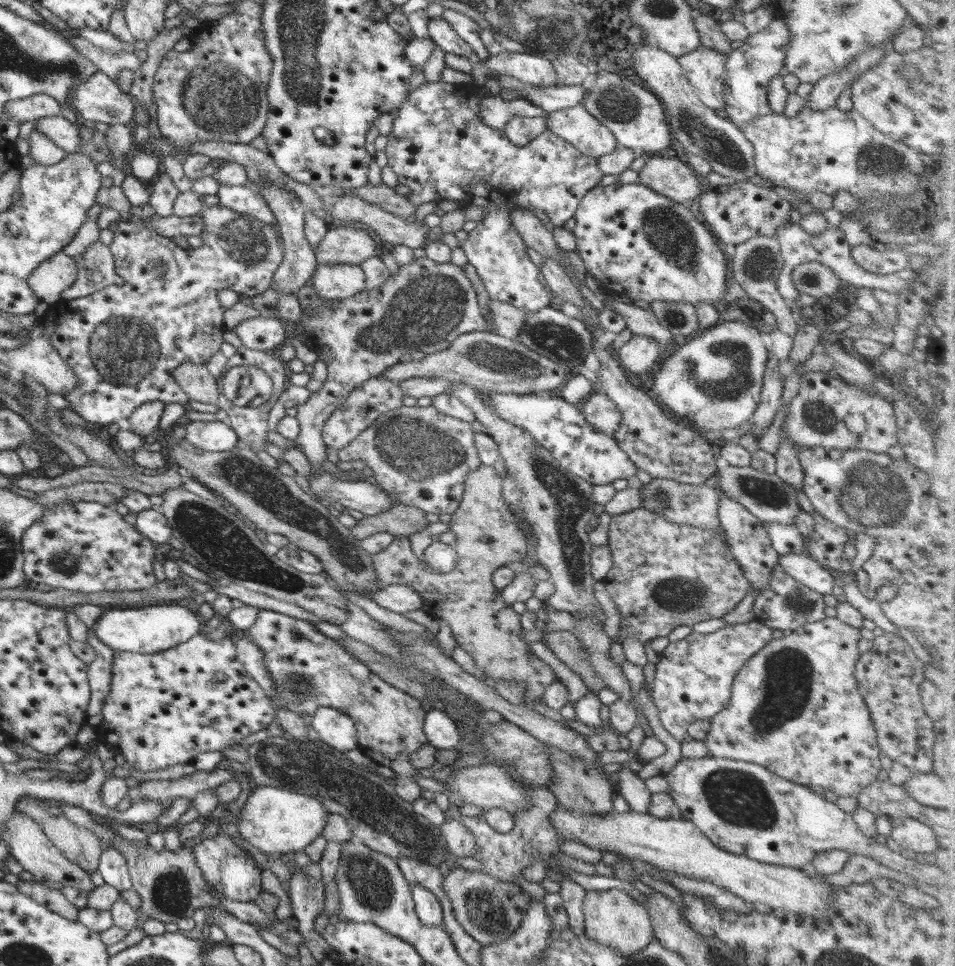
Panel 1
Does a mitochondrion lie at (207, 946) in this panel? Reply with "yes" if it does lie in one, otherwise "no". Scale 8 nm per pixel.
no

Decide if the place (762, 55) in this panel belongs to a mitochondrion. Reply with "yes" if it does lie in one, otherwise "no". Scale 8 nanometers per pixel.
no

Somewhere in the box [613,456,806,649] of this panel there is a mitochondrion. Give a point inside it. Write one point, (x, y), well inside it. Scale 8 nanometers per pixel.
(679, 598)

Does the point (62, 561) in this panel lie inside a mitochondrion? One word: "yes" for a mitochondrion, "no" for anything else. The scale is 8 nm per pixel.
yes

